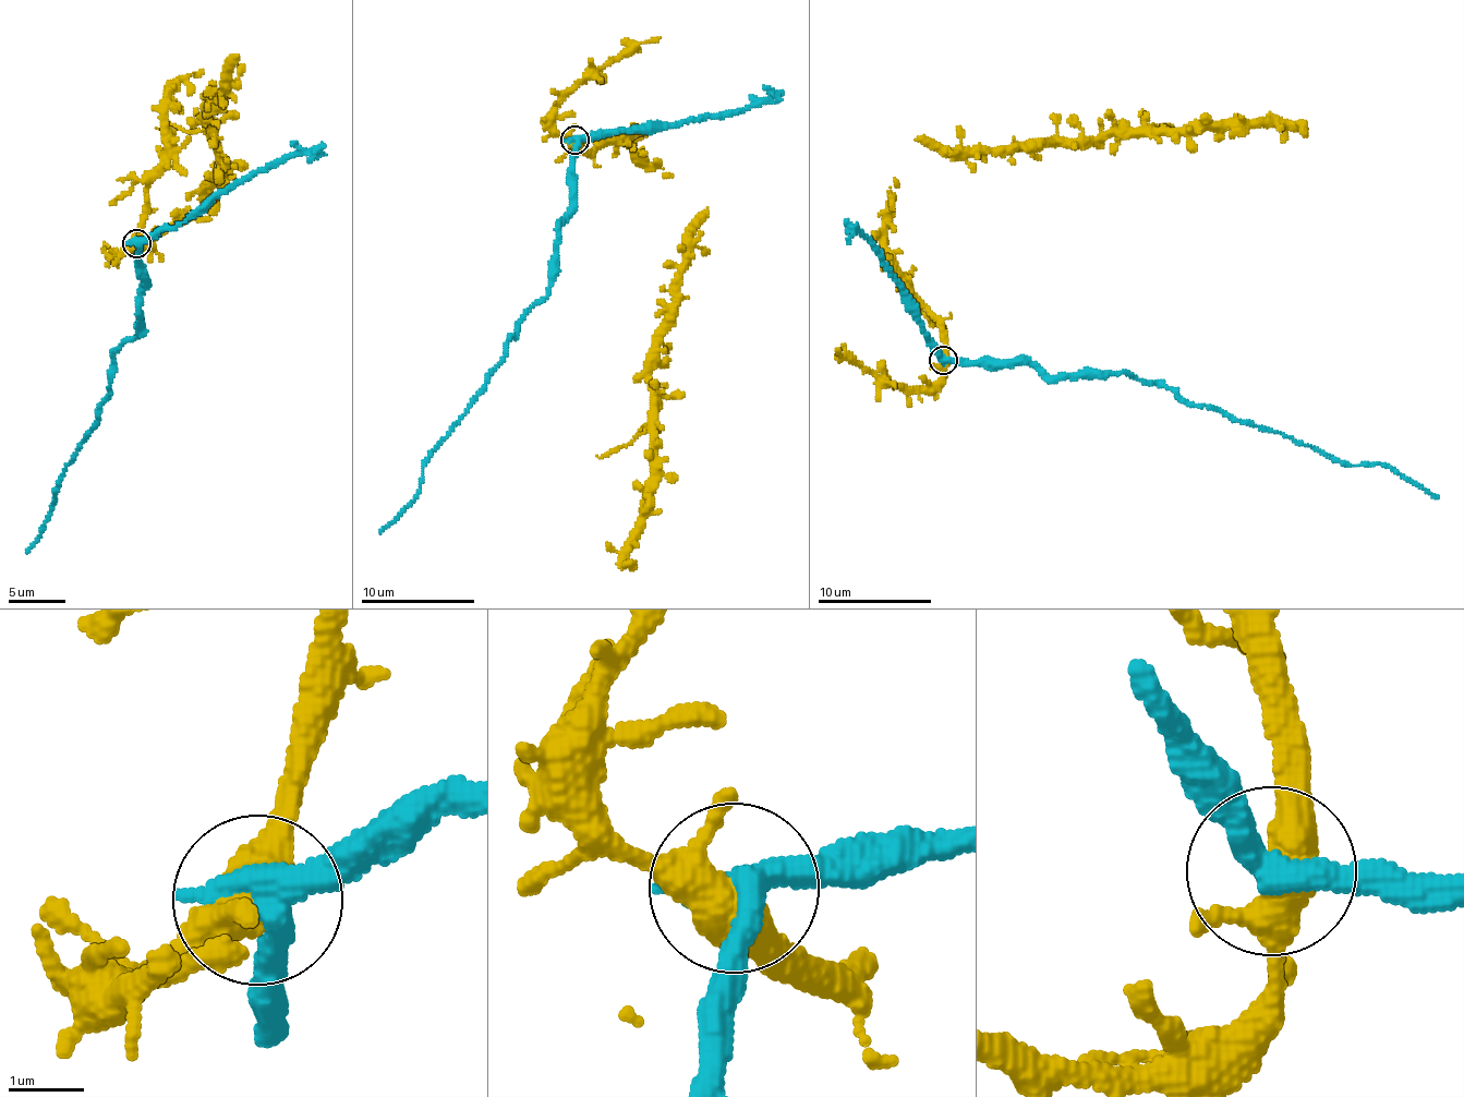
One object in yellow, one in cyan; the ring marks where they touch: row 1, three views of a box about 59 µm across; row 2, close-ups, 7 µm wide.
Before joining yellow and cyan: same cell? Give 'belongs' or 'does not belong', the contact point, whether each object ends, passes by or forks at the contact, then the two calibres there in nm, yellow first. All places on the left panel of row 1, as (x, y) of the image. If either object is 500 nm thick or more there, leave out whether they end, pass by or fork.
does not belong; place (136, 243); yellow forks; cyan passes by; calibres 440 and 400 nm

